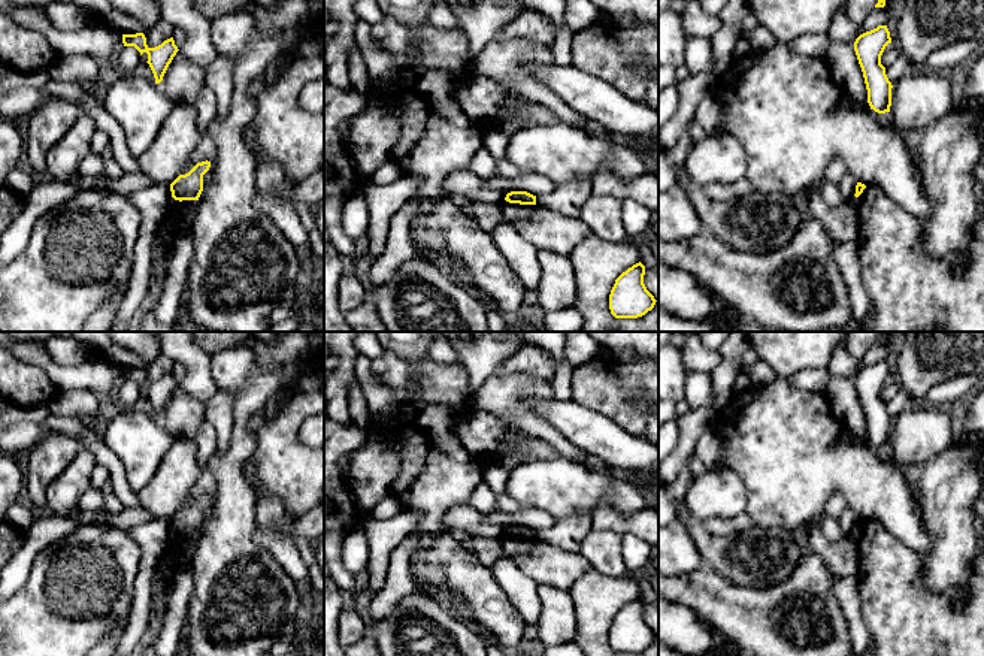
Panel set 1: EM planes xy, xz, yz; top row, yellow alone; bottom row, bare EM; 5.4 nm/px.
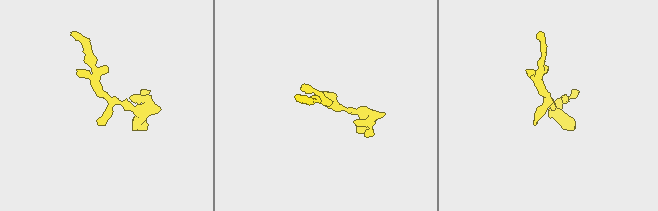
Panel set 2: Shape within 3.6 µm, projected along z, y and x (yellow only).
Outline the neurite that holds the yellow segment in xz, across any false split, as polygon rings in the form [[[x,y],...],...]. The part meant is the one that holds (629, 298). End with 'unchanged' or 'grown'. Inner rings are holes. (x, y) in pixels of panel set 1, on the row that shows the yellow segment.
[[[639,262],[623,272],[609,294],[609,309],[615,318],[638,318],[656,305],[644,284],[645,266]]]; unchanged

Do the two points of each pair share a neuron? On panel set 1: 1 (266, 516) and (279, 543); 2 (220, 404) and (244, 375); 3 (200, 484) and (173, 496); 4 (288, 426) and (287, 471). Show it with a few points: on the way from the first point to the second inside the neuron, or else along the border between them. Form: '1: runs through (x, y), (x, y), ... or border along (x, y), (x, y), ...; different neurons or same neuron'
1: border along (257, 522), (260, 525), (275, 525), (293, 541); different neurons
2: border along (218, 389), (226, 390), (232, 396), (233, 426); different neurons
3: border along (202, 469), (179, 508); different neurons
4: runs through (287, 437), (287, 460); same neuron

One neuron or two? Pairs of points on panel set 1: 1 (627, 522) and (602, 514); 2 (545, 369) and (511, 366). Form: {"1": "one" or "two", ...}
{"1": "one", "2": "one"}

